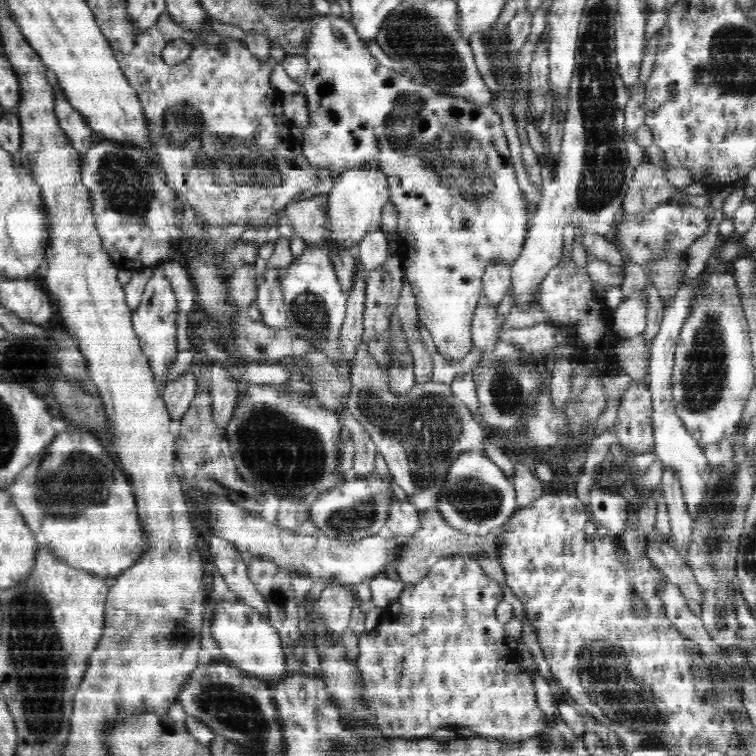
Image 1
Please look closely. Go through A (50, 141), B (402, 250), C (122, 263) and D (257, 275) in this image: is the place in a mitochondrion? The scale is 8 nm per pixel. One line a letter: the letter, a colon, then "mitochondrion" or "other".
A: other
B: other
C: other
D: other

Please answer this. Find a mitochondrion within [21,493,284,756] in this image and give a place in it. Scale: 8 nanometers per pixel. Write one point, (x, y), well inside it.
(241, 713)

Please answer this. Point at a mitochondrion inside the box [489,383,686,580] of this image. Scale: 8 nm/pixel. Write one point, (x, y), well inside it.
(615, 473)

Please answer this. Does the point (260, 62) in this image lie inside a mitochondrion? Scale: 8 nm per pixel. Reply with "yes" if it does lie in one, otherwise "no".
no

